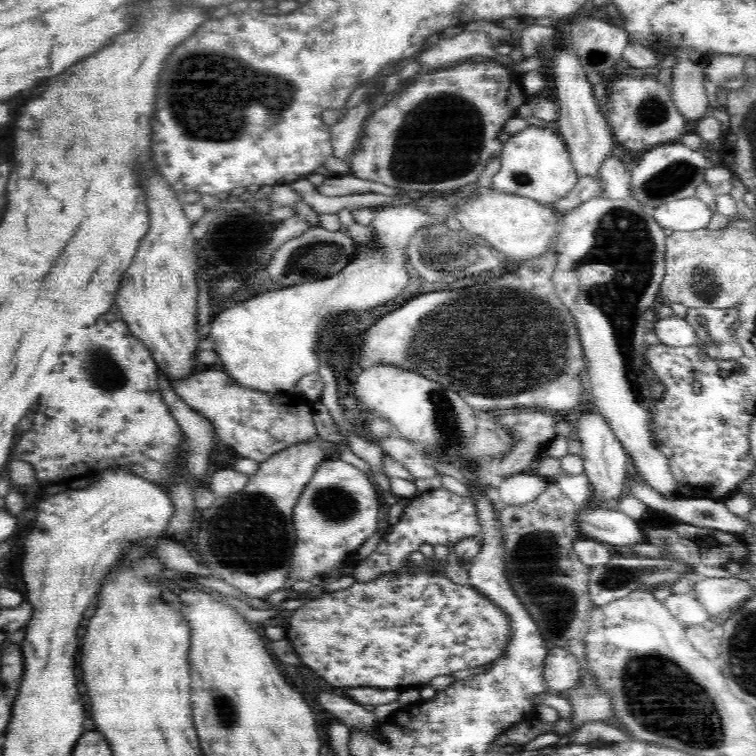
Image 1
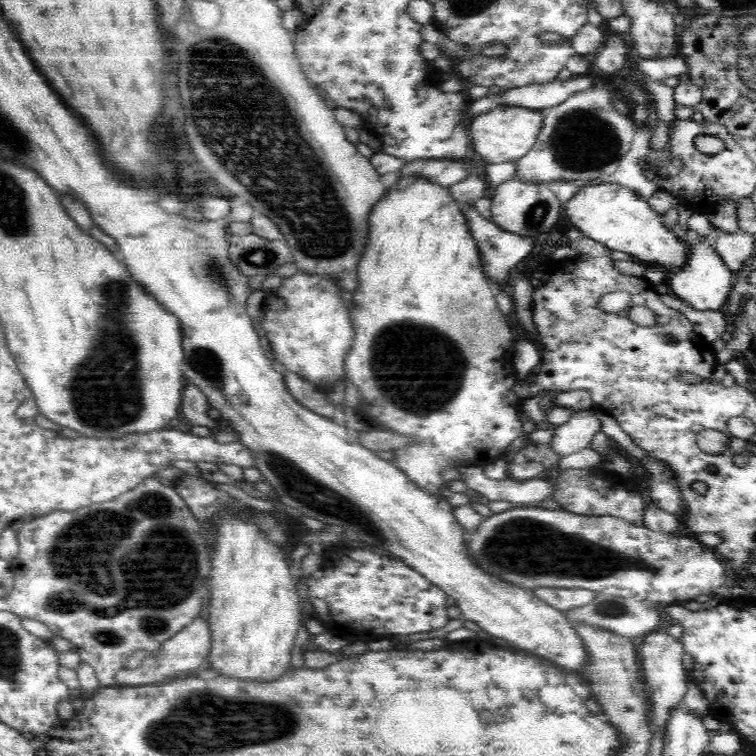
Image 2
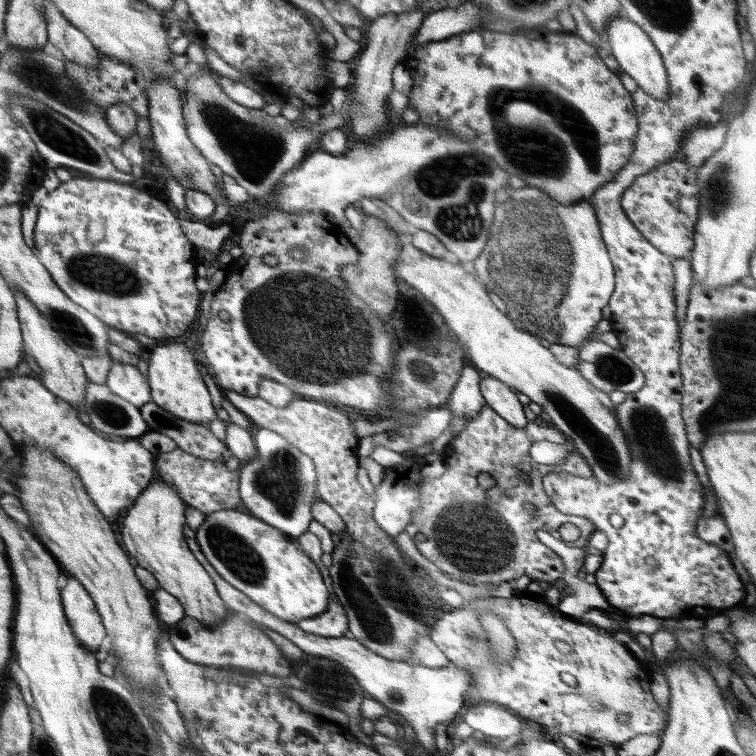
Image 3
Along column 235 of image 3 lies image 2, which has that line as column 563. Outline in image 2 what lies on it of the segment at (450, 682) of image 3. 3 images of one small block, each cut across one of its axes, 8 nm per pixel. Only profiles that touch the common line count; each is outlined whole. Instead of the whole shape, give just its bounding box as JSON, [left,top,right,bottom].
[533,587,599,611]

